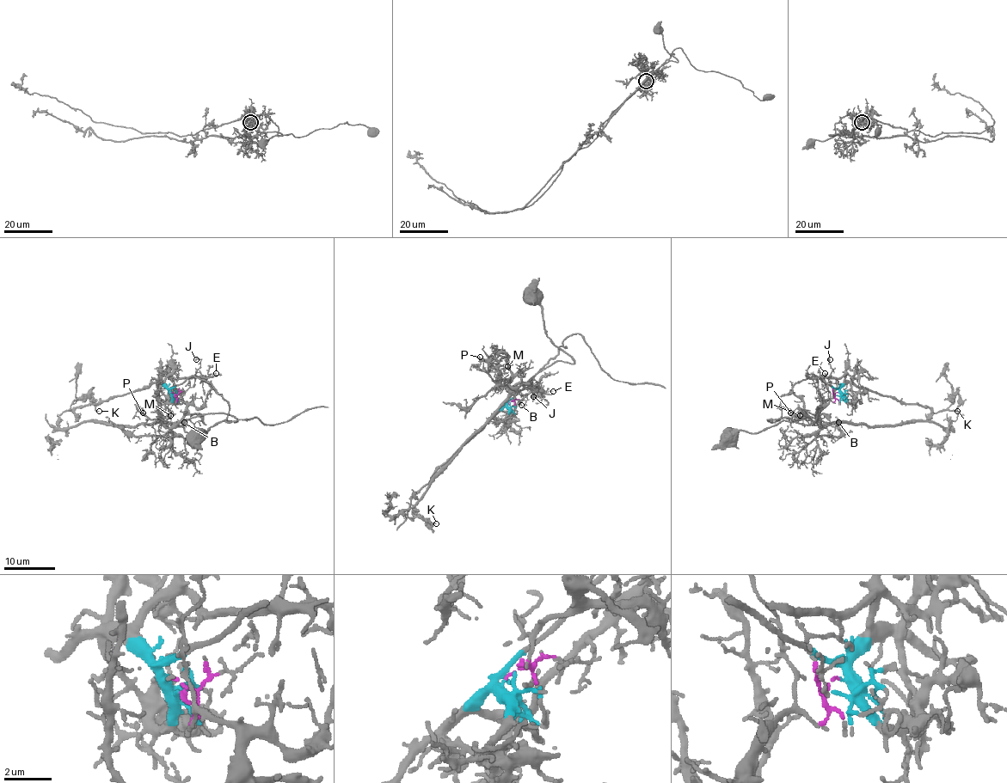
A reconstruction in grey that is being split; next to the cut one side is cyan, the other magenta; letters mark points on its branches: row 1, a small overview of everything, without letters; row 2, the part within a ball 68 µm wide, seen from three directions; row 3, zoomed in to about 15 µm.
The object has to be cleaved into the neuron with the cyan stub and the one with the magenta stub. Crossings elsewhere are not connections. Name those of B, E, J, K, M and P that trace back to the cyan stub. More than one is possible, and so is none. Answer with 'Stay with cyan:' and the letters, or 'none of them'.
Stay with cyan: E, J, K

